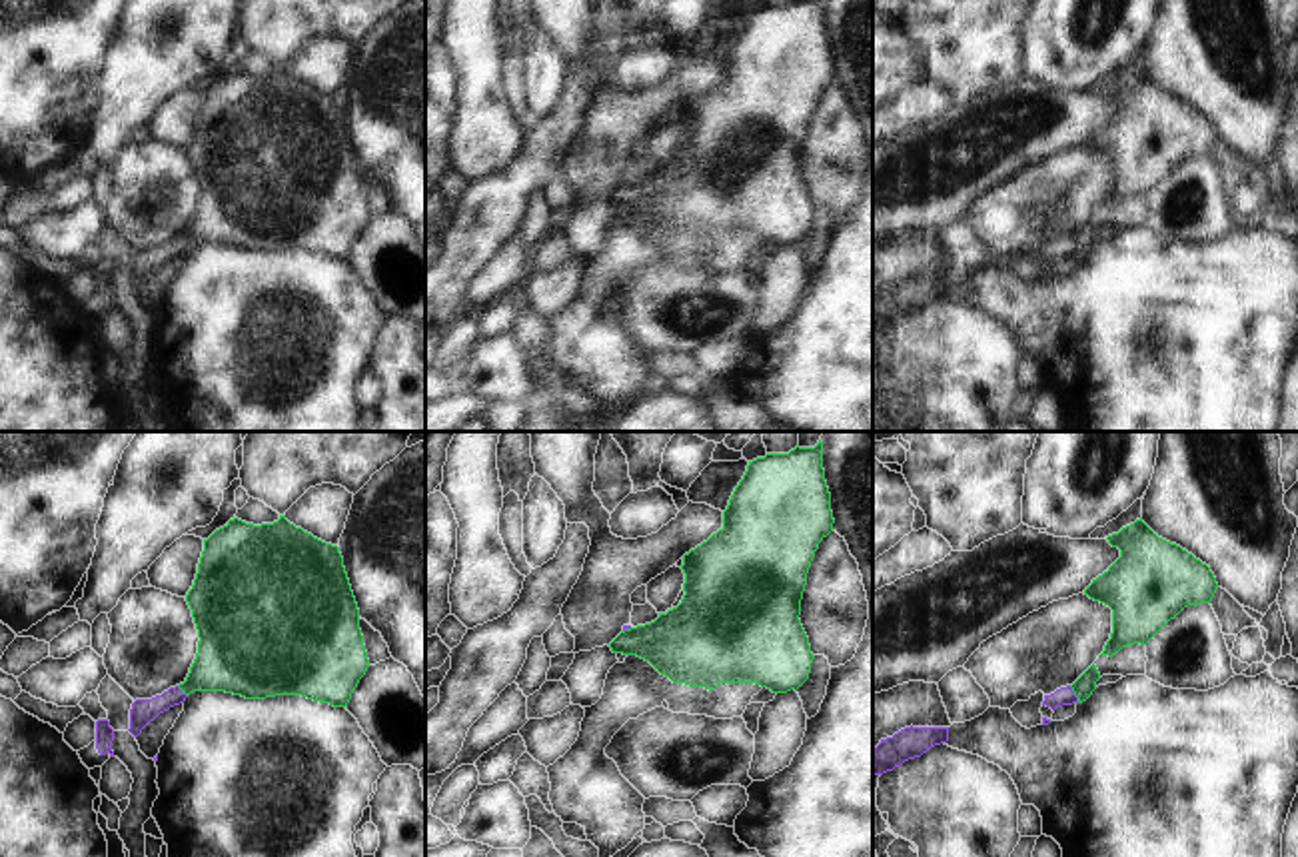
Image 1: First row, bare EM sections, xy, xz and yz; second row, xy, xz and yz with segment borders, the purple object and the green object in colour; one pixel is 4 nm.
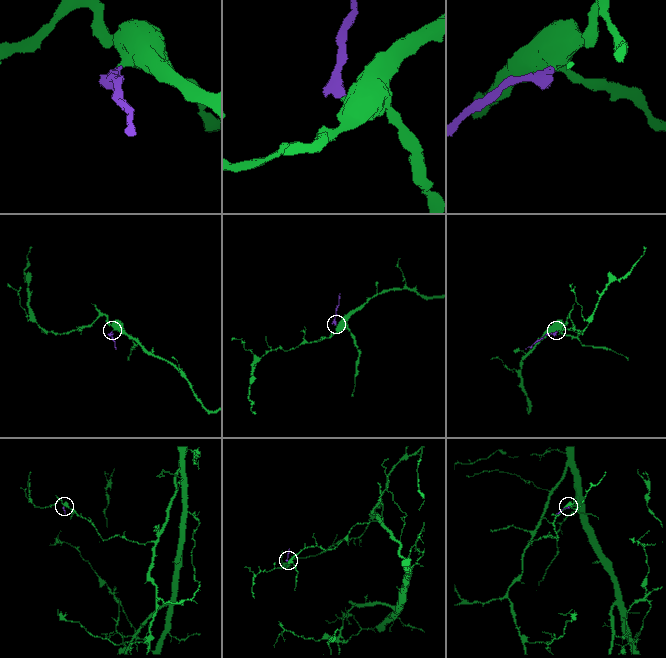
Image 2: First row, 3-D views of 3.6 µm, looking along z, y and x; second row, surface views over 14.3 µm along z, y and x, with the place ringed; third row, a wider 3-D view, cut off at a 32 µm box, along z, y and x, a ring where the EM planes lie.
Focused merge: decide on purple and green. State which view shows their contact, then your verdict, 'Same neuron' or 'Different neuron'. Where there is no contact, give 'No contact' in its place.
Touches purple in yz. Different neuron

